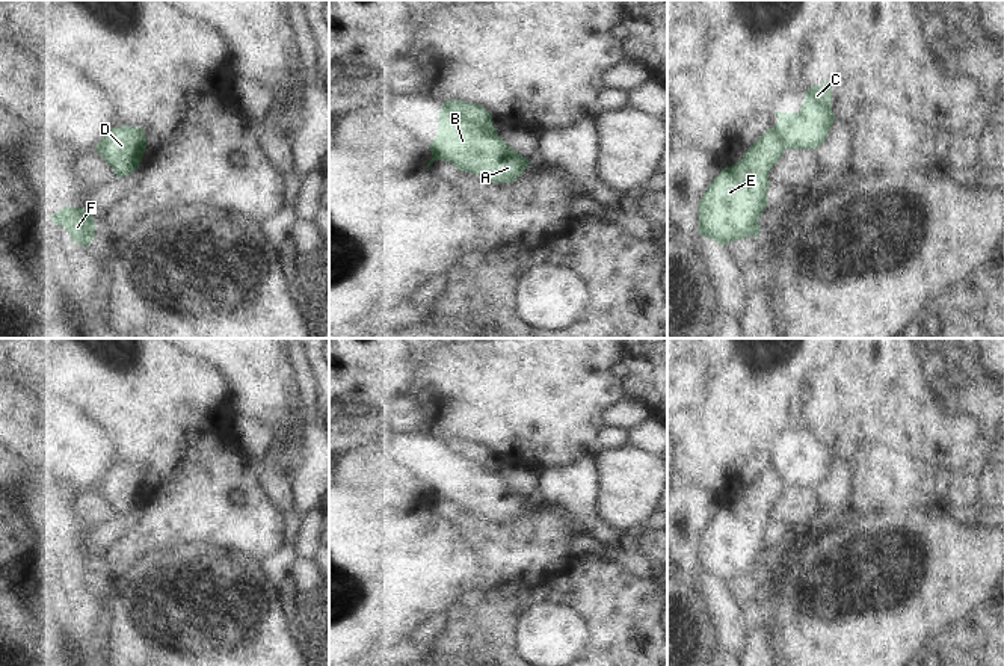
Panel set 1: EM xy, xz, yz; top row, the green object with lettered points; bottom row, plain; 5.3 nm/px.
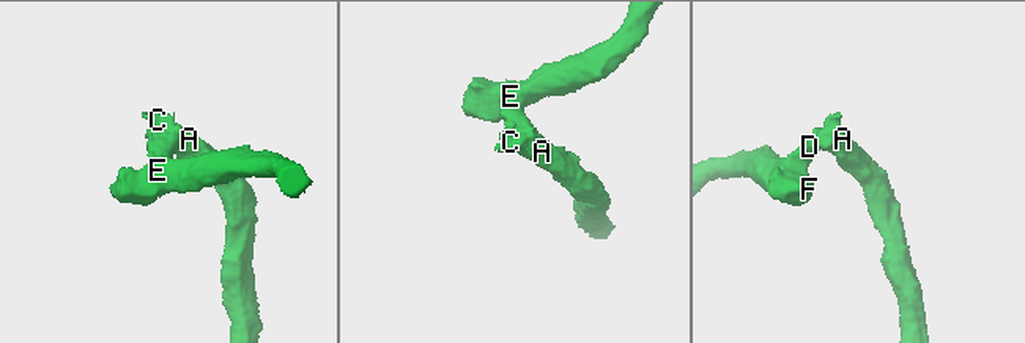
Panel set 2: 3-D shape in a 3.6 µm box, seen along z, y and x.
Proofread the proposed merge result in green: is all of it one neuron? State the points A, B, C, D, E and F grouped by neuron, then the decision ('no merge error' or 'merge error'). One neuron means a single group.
groups A B C / D E F; merge error

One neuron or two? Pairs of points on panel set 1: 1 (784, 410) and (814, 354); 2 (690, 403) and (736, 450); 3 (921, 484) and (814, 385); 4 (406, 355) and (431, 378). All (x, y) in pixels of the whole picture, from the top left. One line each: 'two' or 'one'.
1: one
2: one
3: two
4: two

